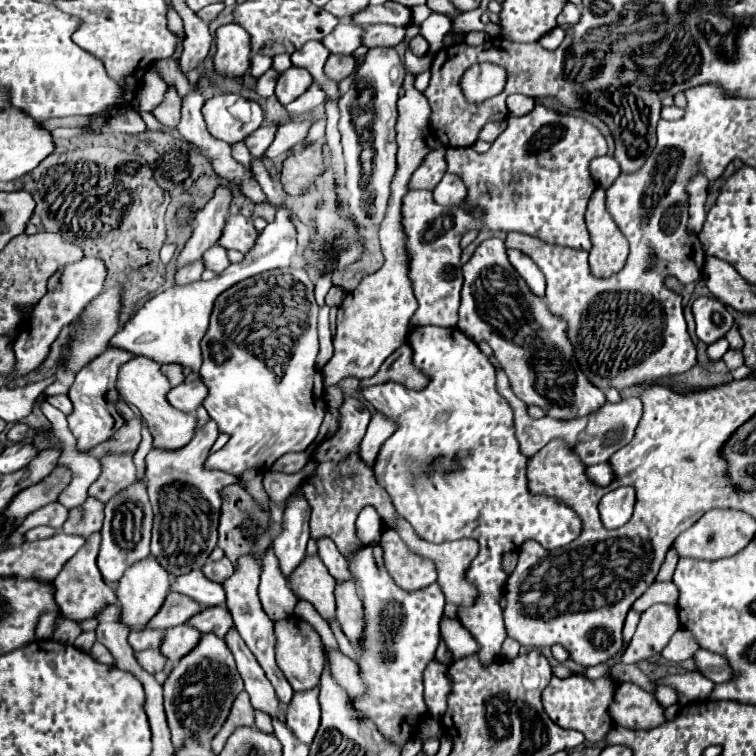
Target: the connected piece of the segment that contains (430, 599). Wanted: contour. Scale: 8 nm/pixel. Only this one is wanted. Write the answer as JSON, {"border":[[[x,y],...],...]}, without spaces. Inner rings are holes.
{"border":[[[380,544],[364,546],[352,560],[348,560],[348,566],[360,586],[366,618],[366,640],[360,648],[362,654],[358,666],[368,692],[362,698],[354,698],[354,704],[374,720],[378,730],[390,742],[404,746],[426,712],[422,672],[428,662],[434,660],[440,642],[440,618],[446,604],[444,592],[440,592],[436,582],[414,592],[402,590],[384,568]]]}

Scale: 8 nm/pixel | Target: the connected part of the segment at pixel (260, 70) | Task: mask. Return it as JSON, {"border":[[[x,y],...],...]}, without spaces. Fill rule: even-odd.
{"border":[[[256,54],[256,56],[252,56],[252,68],[250,68],[250,76],[254,76],[254,78],[260,78],[268,68],[272,68],[272,56],[260,56],[260,54]]]}

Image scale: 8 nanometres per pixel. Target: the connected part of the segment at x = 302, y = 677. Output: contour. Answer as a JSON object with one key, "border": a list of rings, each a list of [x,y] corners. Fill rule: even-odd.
{"border":[[[288,618],[284,622],[276,622],[276,662],[280,670],[284,672],[286,680],[294,688],[294,692],[310,690],[318,686],[322,668],[324,668],[324,654],[322,654],[322,642],[320,636],[314,632],[314,628],[298,618]]]}

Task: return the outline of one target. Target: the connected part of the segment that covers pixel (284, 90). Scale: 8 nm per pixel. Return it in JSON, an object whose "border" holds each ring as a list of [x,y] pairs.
{"border":[[[292,66],[280,74],[278,84],[276,84],[276,98],[280,100],[280,104],[286,106],[292,100],[296,100],[298,96],[302,96],[310,86],[312,86],[310,72],[304,68]]]}

